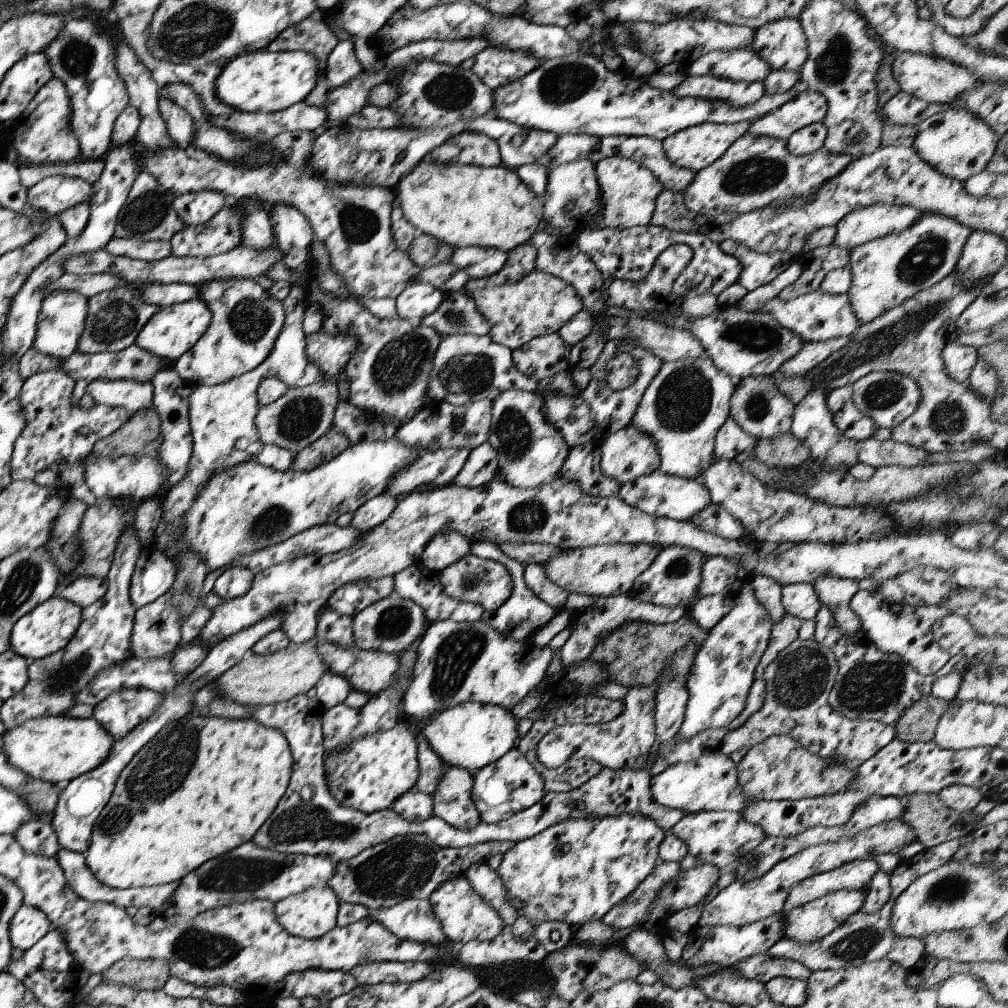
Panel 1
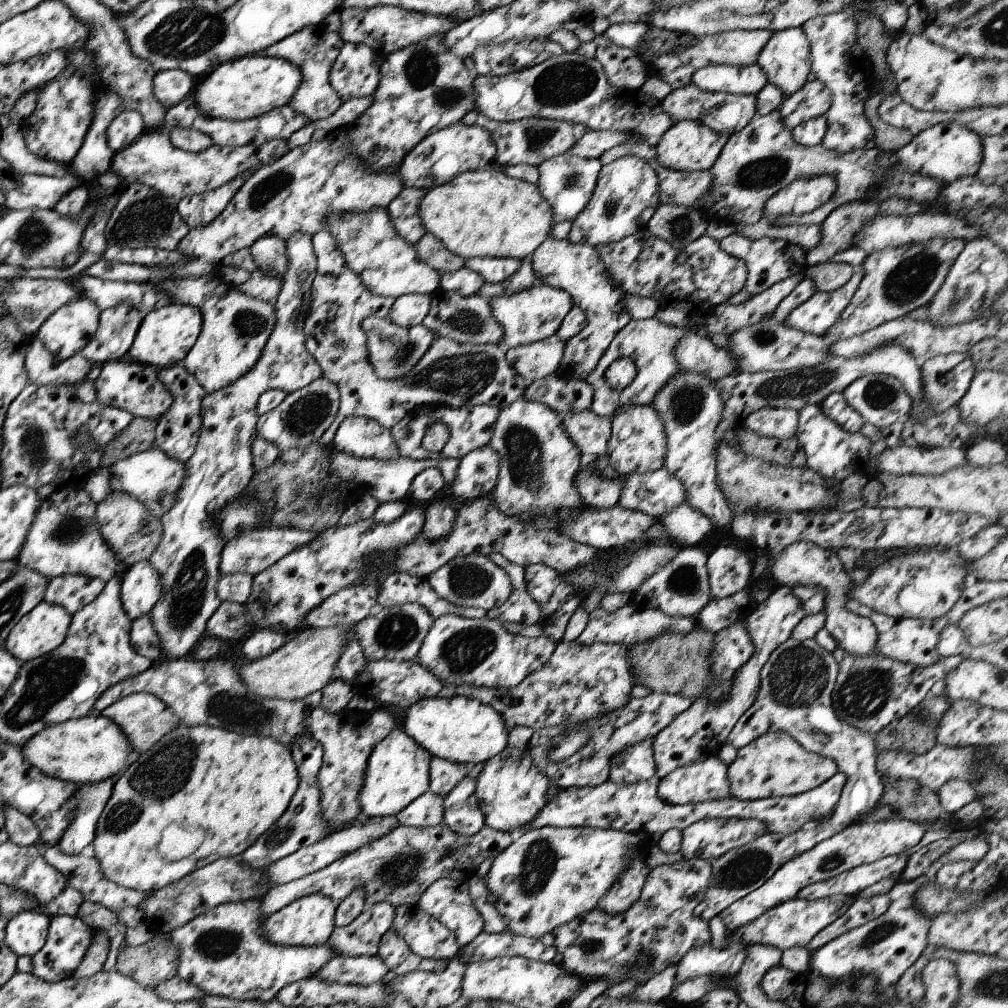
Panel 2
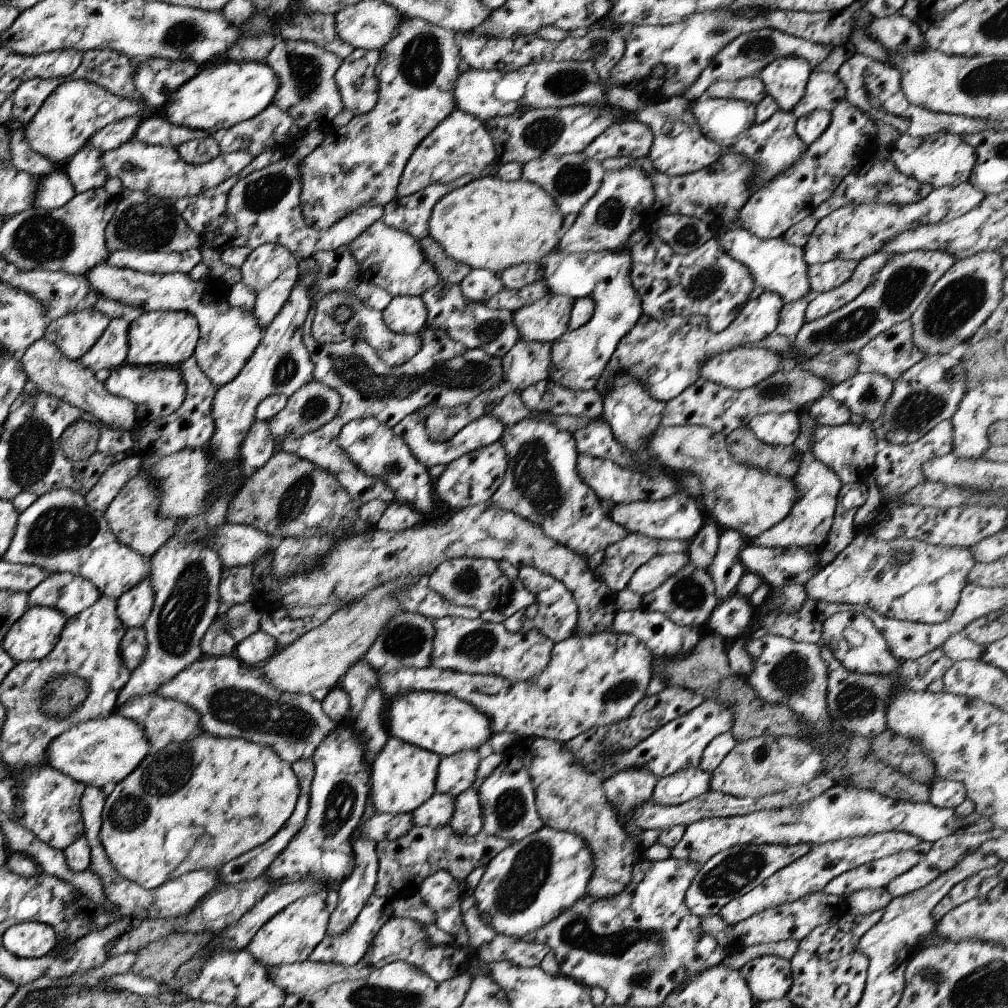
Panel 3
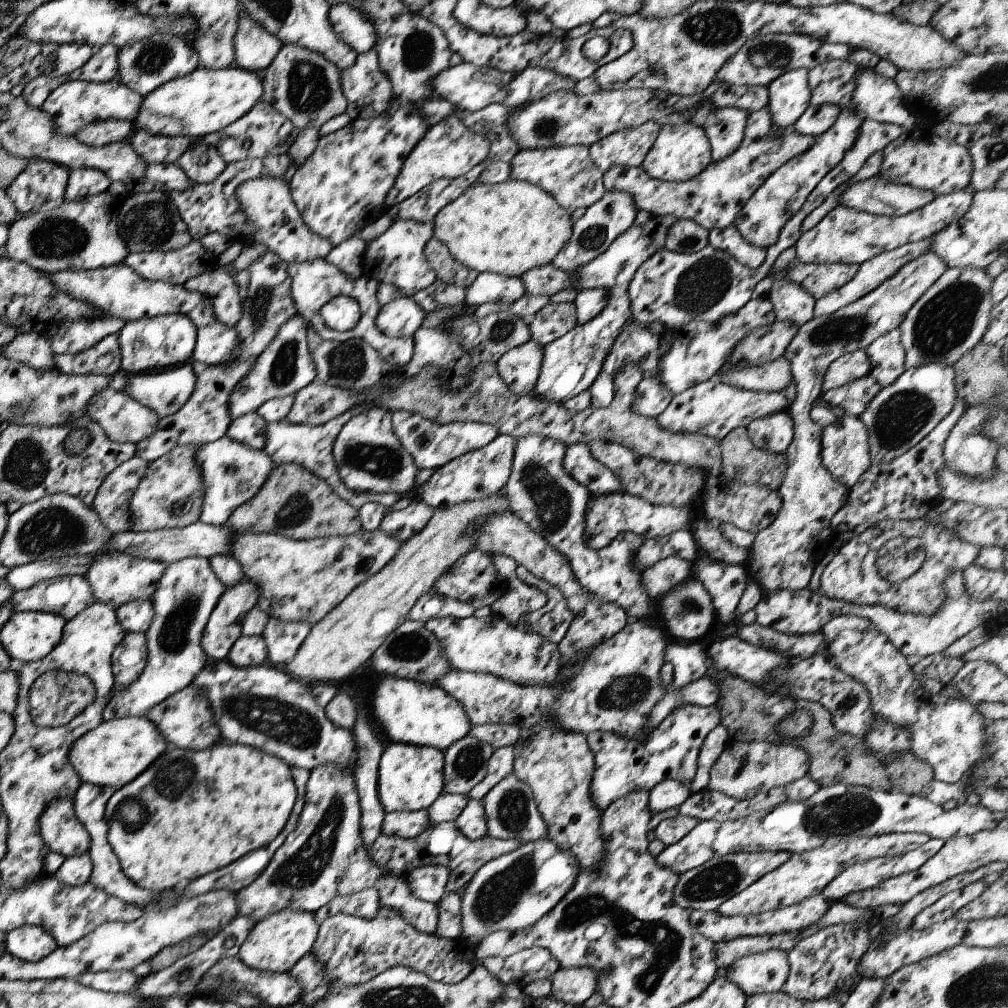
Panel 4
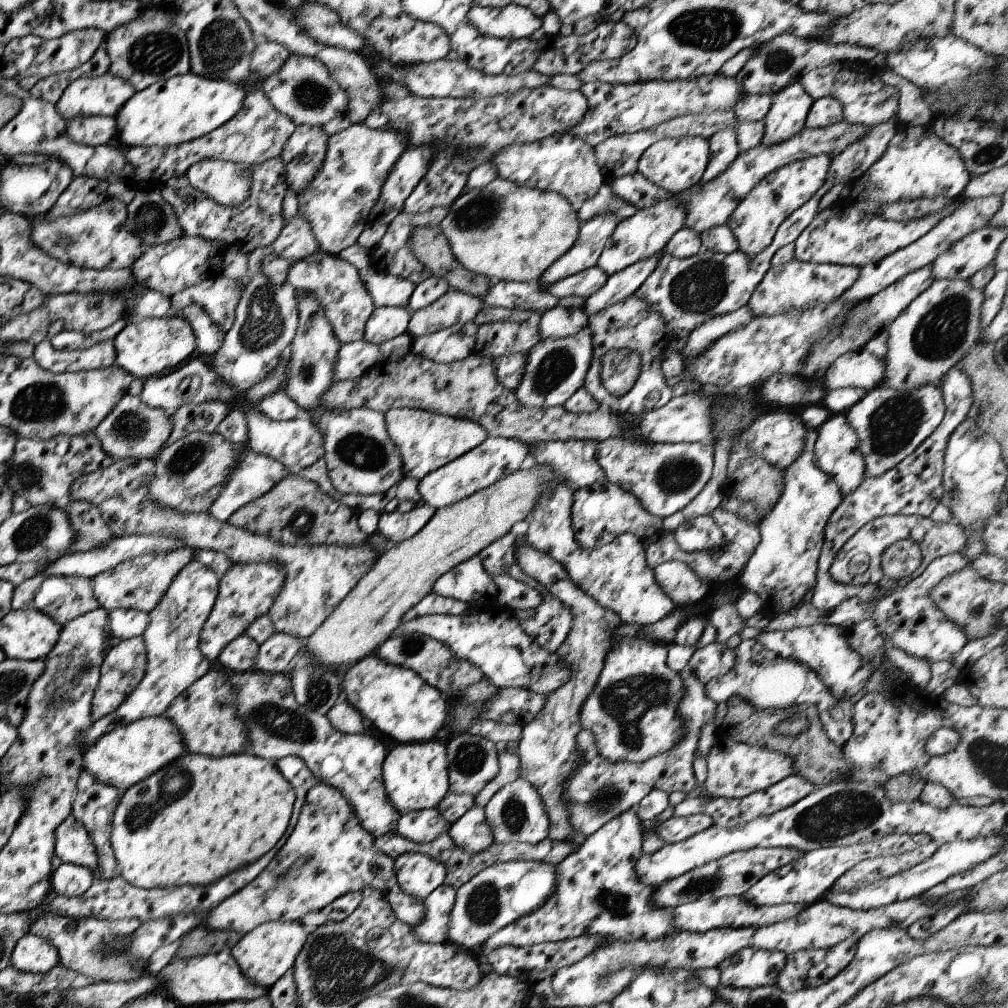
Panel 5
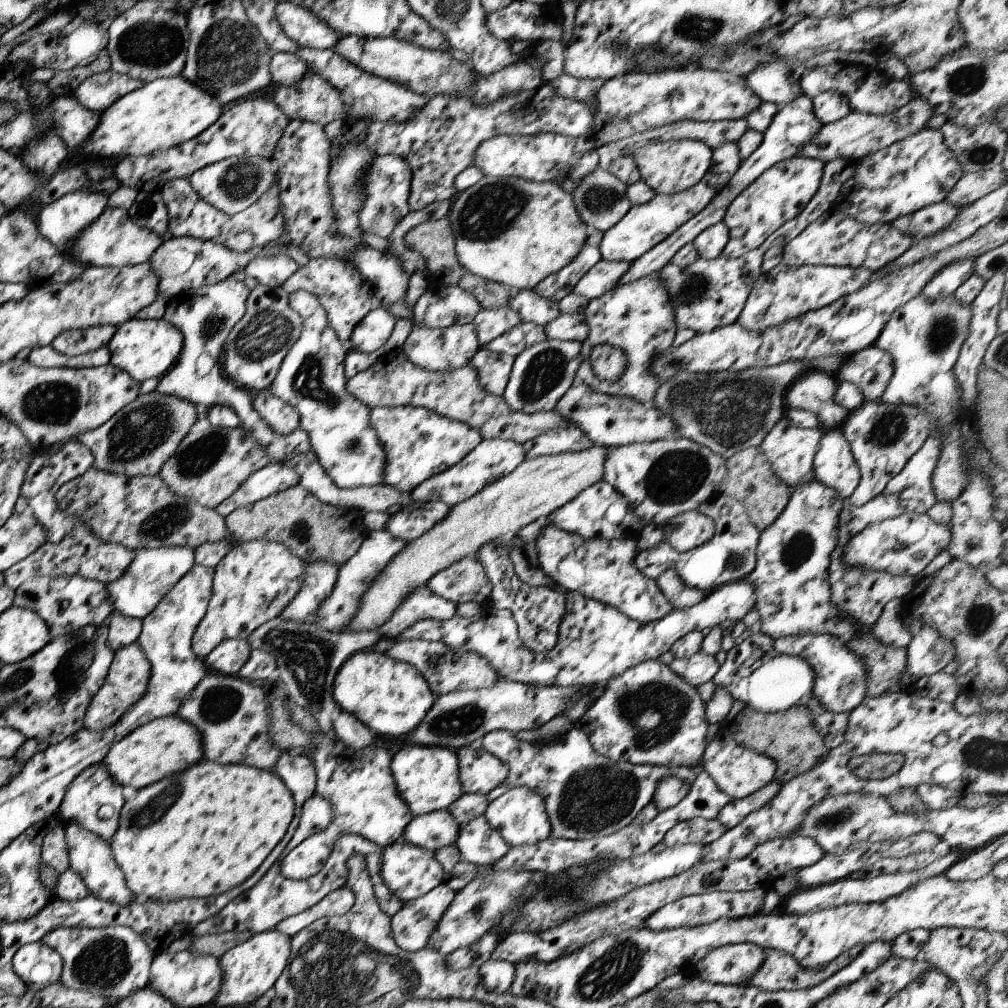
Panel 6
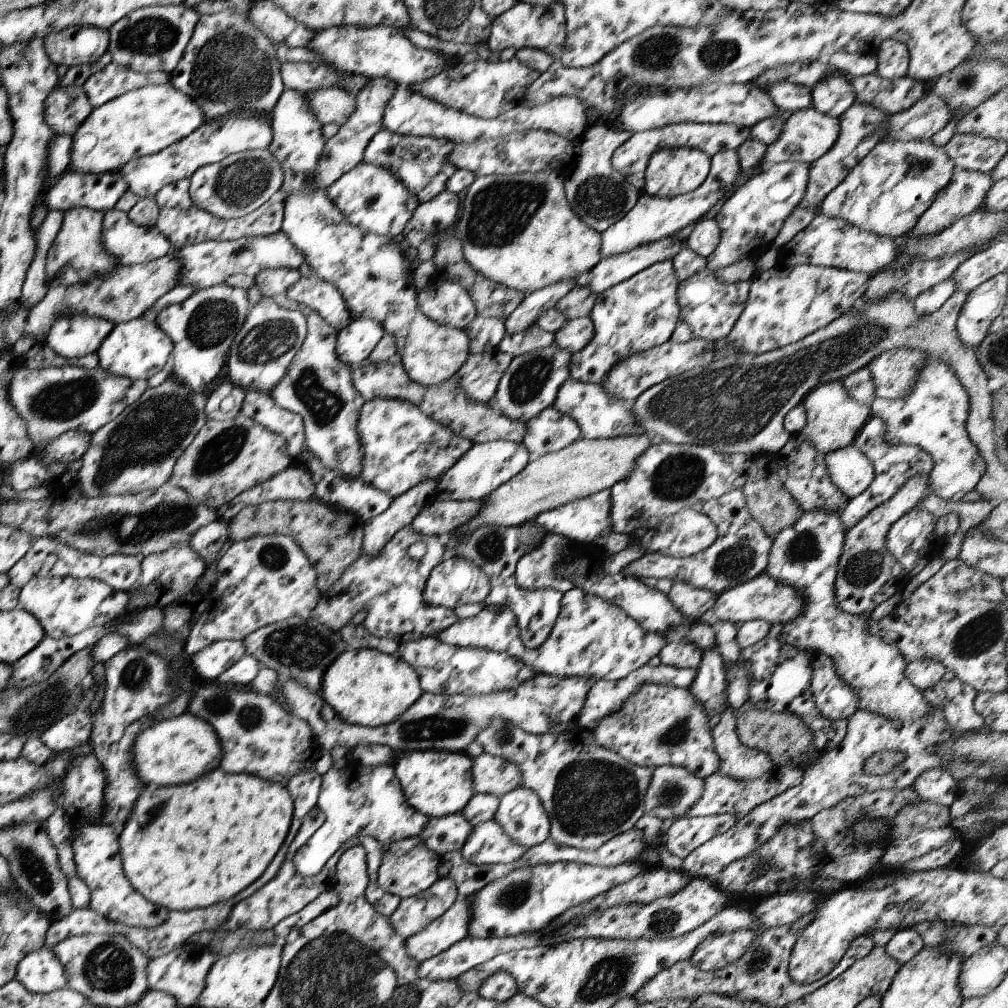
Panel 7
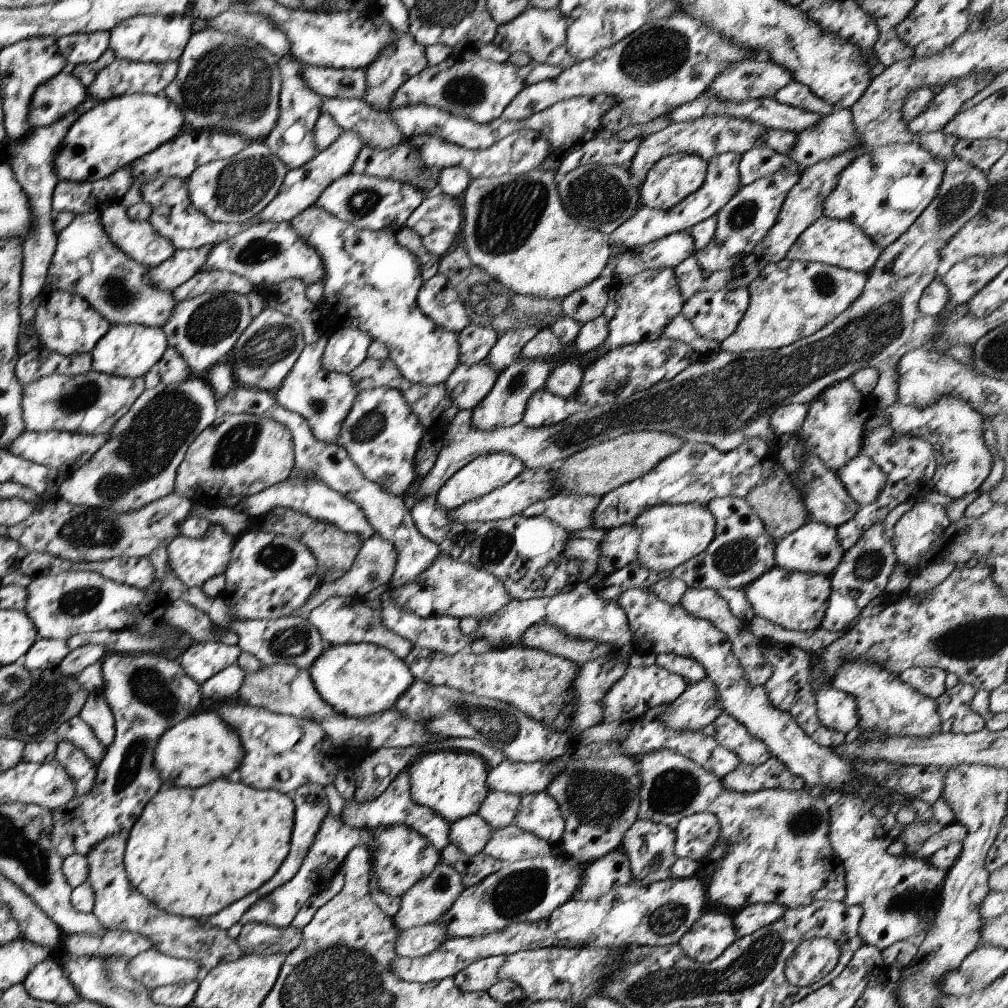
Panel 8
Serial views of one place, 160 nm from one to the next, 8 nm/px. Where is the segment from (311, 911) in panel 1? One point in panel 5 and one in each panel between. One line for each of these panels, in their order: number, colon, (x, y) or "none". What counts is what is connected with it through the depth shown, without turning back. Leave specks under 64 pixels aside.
2: (308, 921)
3: (289, 936)
4: (274, 944)
5: (263, 954)

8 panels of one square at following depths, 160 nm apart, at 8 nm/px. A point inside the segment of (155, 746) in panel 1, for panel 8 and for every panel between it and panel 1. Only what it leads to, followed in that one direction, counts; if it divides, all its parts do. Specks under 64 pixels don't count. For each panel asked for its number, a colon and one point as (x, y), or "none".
2: (234, 786)
3: (243, 792)
4: (165, 829)
5: (236, 808)
6: (195, 835)
7: (183, 847)
8: (191, 852)

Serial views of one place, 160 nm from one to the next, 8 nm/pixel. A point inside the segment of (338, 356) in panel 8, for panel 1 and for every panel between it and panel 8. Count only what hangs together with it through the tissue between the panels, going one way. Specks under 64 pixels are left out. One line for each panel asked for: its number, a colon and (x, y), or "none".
1: (418, 300)
2: (408, 310)
3: (404, 314)
4: (401, 317)
5: (383, 324)
6: (370, 333)
7: (354, 341)

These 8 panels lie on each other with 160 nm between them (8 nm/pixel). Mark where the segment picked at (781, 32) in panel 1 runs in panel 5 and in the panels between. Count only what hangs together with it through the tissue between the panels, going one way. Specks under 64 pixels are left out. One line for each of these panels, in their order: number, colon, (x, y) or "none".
2: (785, 62)
3: (784, 80)
4: (788, 95)
5: (786, 116)

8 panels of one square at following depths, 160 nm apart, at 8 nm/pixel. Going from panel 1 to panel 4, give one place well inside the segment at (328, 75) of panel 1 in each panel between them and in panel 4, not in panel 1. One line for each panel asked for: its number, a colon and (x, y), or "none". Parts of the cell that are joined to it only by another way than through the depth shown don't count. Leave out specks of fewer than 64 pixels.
2: (354, 74)
3: (355, 81)
4: (367, 90)

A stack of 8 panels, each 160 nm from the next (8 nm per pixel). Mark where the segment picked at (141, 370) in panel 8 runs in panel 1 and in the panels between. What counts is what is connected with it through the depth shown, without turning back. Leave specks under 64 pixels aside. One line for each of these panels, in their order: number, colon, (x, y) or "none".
1: (170, 331)
2: (166, 334)
3: (163, 338)
4: (150, 344)
5: (148, 348)
6: (143, 348)
7: (137, 348)

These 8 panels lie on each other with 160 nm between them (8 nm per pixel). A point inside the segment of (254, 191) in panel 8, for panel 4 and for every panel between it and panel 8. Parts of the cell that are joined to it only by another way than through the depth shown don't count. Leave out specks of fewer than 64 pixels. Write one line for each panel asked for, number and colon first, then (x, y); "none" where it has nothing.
4: (201, 164)
5: (227, 183)
6: (230, 185)
7: (235, 186)

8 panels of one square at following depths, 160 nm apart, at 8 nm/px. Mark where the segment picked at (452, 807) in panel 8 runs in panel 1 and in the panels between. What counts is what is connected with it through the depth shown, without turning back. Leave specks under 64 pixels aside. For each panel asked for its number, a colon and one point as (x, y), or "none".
1: (367, 774)
2: (397, 771)
3: (402, 776)
4: (409, 778)
5: (415, 775)
6: (426, 778)
7: (435, 783)

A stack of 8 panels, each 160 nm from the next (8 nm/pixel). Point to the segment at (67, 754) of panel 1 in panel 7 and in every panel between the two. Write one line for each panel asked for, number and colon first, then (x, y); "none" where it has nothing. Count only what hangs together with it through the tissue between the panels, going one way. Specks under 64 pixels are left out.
2: (89, 749)
3: (101, 750)
4: (112, 754)
5: (126, 755)
6: (159, 748)
7: (174, 751)

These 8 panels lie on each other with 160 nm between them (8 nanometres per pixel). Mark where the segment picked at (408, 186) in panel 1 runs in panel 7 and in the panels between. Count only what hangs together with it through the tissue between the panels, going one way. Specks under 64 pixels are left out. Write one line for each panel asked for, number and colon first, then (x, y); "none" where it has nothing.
2: (478, 213)
3: (488, 223)
4: (507, 228)
5: (503, 231)
6: (507, 230)
7: (517, 230)

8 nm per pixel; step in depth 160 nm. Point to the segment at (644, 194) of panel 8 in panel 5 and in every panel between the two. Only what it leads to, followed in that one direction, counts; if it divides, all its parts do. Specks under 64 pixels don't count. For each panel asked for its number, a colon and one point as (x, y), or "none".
5: (675, 165)
6: (667, 167)
7: (670, 172)

